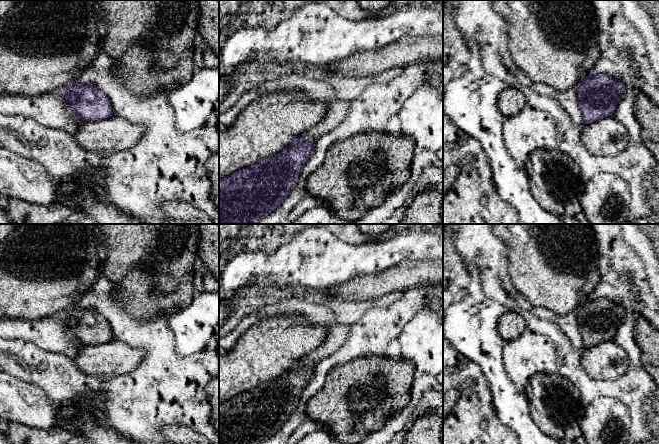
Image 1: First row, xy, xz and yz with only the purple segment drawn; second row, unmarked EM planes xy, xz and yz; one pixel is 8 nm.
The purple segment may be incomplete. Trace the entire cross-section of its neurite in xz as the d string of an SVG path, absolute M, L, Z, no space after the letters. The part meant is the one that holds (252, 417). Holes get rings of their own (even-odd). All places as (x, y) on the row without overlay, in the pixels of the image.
M299 360L280 377L220 403L219 444L261 444L271 438L294 413L302 392L314 376L314 366L308 367Z

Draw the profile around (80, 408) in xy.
M75 397L69 404L61 404L60 417L62 419L91 420L99 423L103 419L98 406L86 397Z

